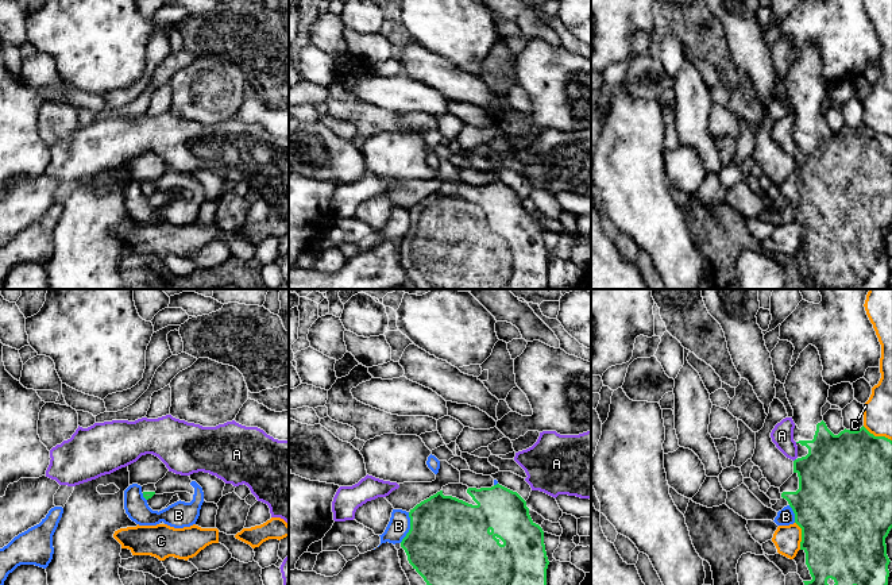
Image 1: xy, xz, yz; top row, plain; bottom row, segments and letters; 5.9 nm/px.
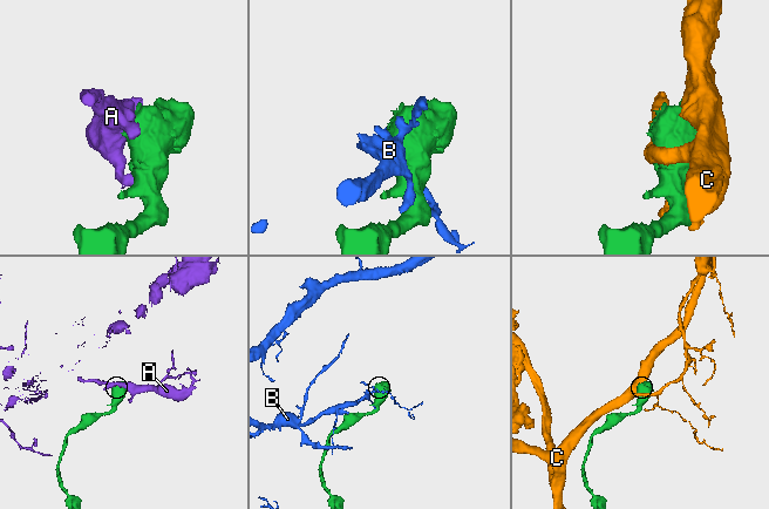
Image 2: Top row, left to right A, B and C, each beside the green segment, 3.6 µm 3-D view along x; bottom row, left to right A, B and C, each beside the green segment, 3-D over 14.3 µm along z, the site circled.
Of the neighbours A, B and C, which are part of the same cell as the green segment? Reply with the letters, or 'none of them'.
none of them

